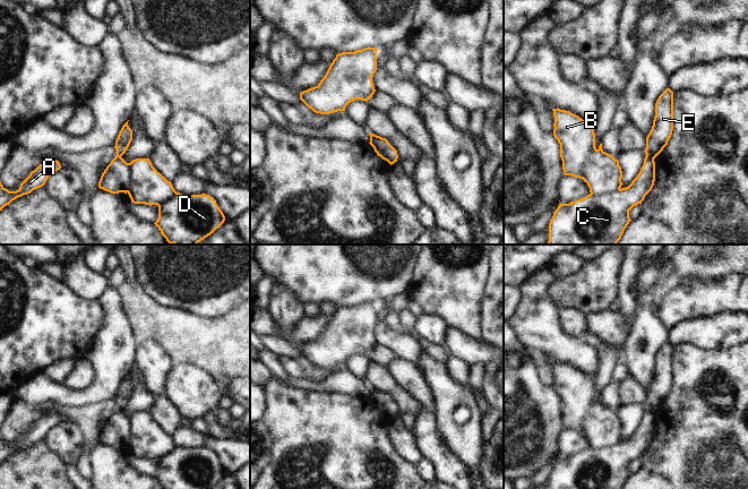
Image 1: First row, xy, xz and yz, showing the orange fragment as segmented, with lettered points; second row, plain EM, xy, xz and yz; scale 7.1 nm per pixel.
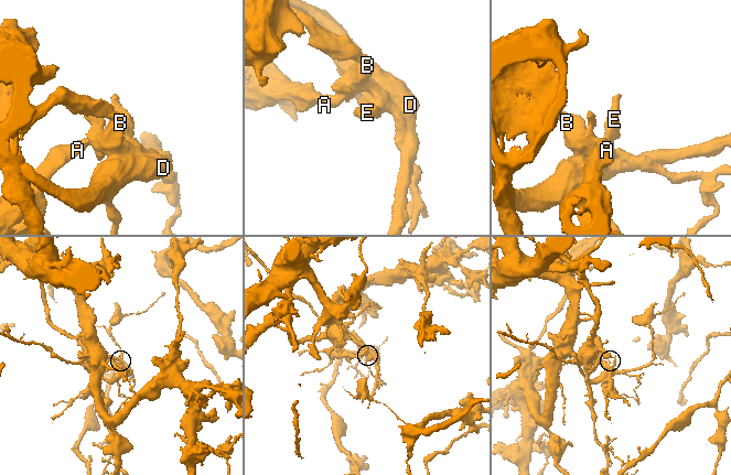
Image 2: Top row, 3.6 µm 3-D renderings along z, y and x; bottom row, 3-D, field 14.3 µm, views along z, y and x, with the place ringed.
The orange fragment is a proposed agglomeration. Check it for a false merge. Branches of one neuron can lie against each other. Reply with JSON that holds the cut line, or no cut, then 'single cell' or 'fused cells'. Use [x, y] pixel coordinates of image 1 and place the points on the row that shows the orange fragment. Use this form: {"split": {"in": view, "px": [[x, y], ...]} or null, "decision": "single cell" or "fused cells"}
{"split": {"in": "yz", "px": [[619, 188], [612, 192], [598, 196], [590, 194]]}, "decision": "fused cells"}

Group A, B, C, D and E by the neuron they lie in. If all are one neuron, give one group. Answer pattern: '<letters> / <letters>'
A B E / C D

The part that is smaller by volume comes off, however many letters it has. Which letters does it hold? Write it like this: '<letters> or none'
C, D

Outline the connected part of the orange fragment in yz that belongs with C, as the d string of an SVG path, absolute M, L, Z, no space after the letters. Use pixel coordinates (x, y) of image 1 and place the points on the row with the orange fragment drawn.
M646 155L639 173L628 187L559 204L549 223L547 244L616 244L631 221L629 211L642 204L654 181L655 162Z

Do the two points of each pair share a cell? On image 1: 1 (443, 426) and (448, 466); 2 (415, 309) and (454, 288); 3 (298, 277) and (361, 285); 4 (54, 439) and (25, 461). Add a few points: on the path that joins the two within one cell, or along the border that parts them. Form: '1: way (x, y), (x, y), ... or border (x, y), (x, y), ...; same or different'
1: border (435, 420), (443, 443), (463, 464); different
2: border (410, 299), (424, 312); different
3: way (314, 277), (345, 277); same
4: border (43, 439), (65, 463); different

